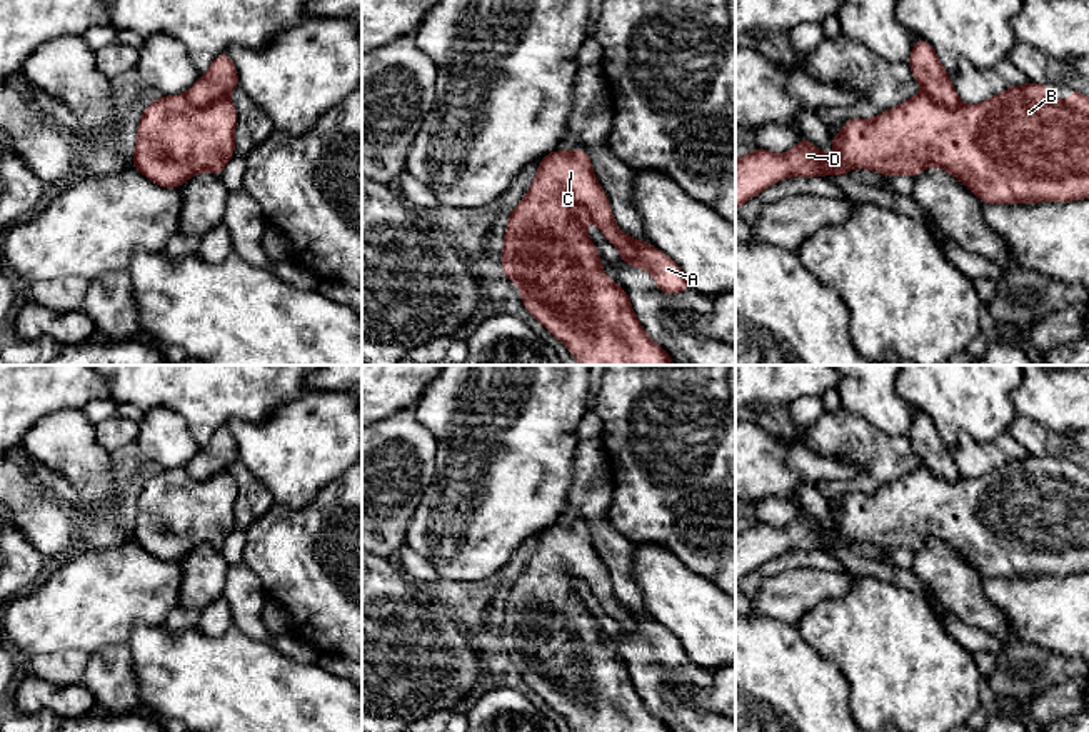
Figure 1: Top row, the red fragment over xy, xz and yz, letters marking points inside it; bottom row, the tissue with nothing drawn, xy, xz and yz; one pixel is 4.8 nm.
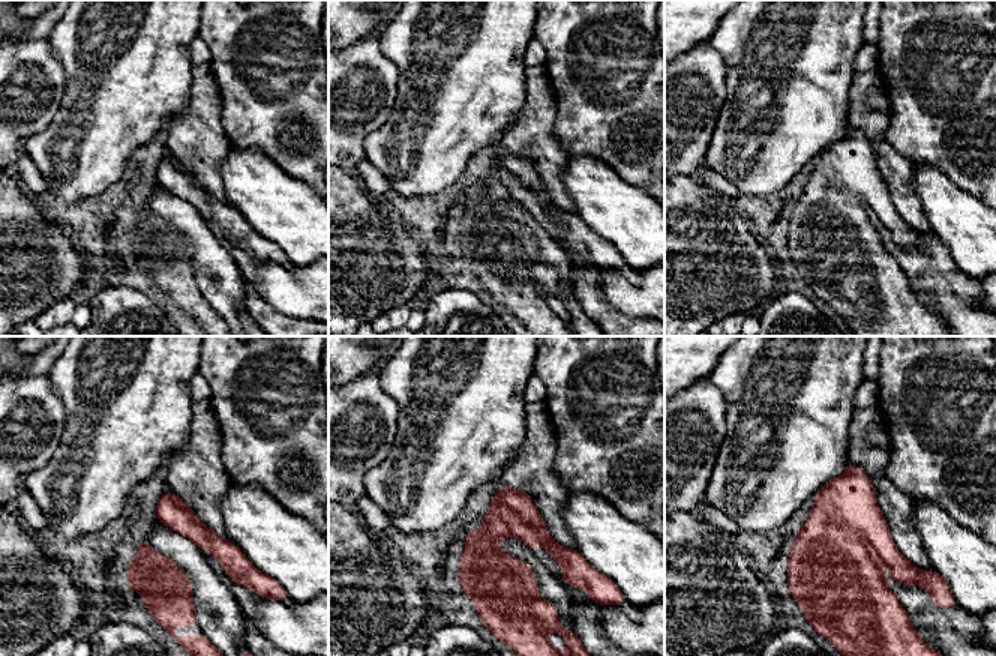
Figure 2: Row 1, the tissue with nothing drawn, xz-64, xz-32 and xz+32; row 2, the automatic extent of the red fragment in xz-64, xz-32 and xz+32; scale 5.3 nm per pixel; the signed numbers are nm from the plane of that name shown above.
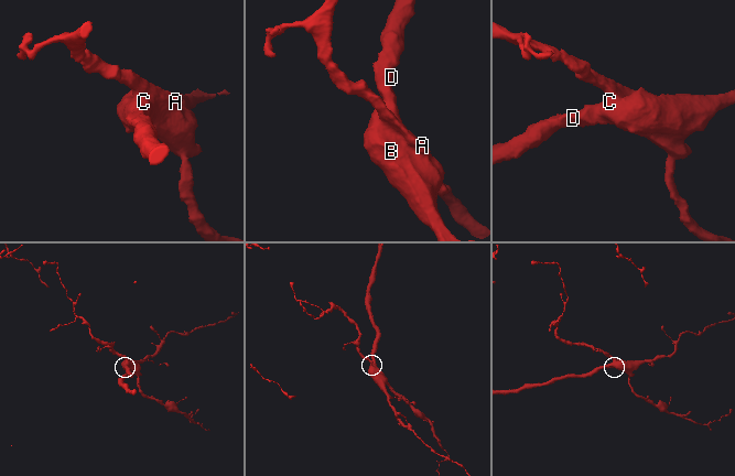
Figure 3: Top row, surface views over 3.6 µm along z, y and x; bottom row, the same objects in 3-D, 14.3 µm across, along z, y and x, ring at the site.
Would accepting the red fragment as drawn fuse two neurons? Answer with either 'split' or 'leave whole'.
split

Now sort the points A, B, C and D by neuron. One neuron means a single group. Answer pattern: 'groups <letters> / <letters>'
groups A / B C D

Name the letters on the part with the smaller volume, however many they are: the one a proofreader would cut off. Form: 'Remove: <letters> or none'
Remove: A

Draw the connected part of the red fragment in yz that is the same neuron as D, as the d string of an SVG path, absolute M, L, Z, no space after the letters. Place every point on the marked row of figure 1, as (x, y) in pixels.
M1029 82L1009 87L981 103L956 108L922 92L876 118L846 118L842 132L831 135L831 140L836 152L832 157L802 135L787 153L757 147L752 153L735 158L735 212L744 202L787 177L846 177L851 168L867 168L881 175L921 175L927 167L939 167L959 178L982 203L1057 203L1089 198L1089 98L1072 88L1067 103L1061 103L1051 87Z

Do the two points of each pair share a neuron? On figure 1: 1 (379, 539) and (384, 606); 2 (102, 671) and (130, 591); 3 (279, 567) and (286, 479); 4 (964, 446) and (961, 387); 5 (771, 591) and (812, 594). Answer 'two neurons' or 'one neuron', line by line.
1: two neurons
2: two neurons
3: two neurons
4: two neurons
5: one neuron

